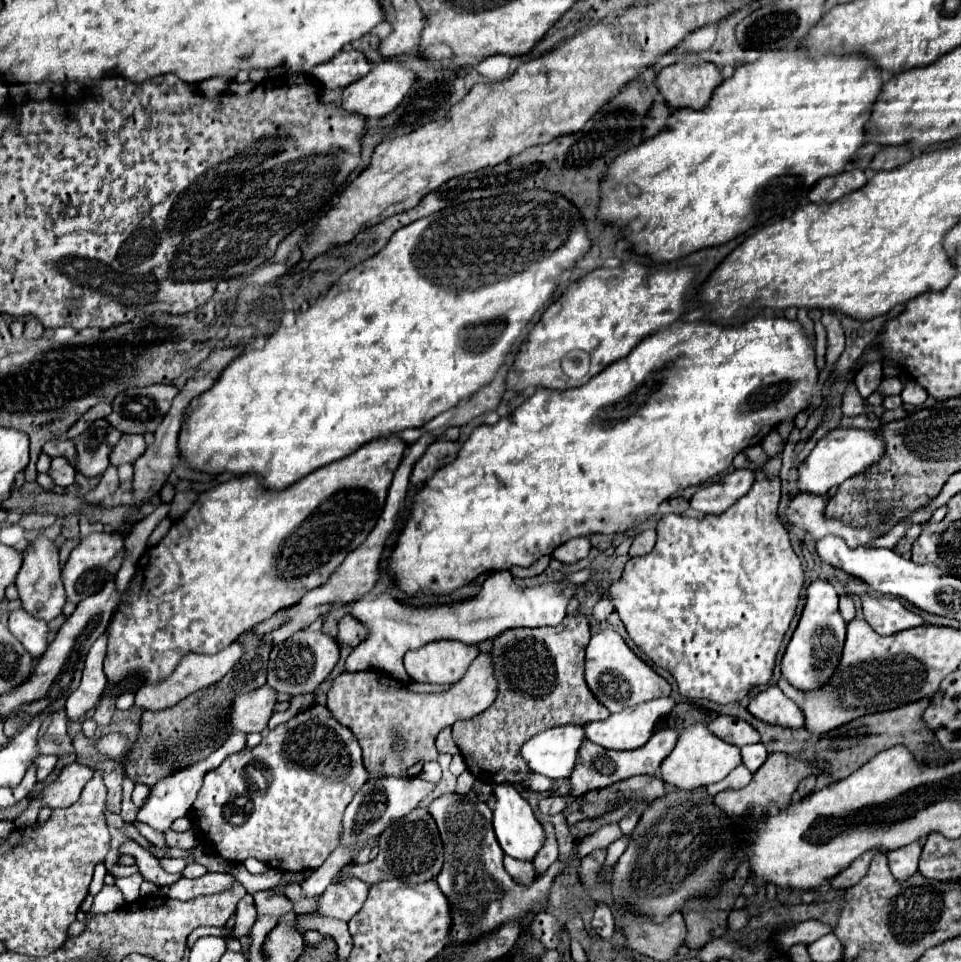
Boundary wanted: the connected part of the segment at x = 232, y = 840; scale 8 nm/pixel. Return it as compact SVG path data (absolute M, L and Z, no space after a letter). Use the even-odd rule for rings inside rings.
M316 704L270 730L258 746L228 756L220 768L208 772L192 806L192 822L226 862L242 864L246 858L256 858L280 872L316 870L340 844L342 814L364 780L368 780L368 772L362 764L358 740L334 720L326 706Z

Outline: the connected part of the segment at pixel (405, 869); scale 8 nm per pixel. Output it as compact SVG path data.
M416 808L414 812L398 818L390 828L386 828L386 832L380 834L378 846L380 846L380 852L372 862L348 866L338 878L338 882L346 878L360 878L372 886L382 880L398 878L406 884L420 884L420 882L434 880L444 864L444 850L442 850L438 828L434 824L434 818L424 808Z

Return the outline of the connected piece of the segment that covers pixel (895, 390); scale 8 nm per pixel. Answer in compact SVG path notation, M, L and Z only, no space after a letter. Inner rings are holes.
M886 376L886 378L882 380L882 384L880 384L878 390L880 390L884 396L888 396L888 394L900 394L902 388L904 388L904 386L902 386L902 382L900 382L898 378L888 378L888 376Z

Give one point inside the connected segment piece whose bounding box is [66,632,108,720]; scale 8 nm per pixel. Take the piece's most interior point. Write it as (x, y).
(89, 692)

